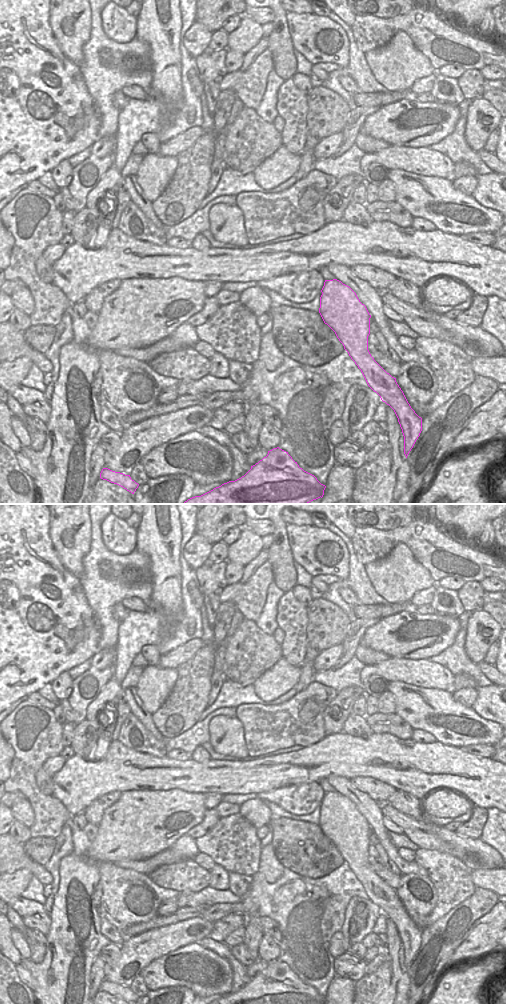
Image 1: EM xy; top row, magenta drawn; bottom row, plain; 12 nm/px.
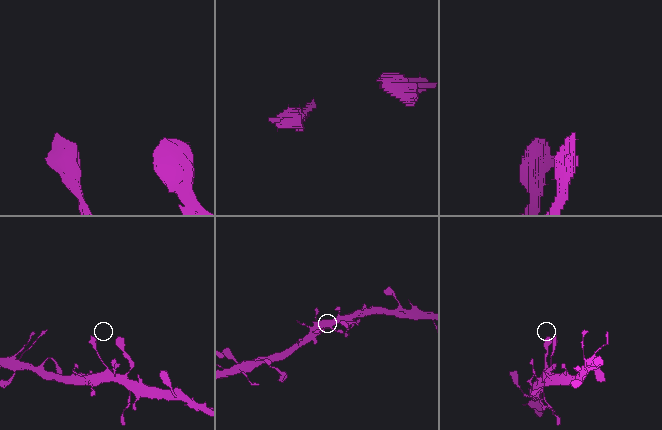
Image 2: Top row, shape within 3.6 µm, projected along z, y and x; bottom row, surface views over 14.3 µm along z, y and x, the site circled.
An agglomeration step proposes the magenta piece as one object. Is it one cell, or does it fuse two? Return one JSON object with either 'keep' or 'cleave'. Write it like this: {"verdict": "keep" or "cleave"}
{"verdict": "keep"}

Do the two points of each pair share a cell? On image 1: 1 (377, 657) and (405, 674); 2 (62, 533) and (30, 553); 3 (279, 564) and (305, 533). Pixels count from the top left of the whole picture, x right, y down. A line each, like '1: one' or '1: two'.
1: two
2: two
3: two

